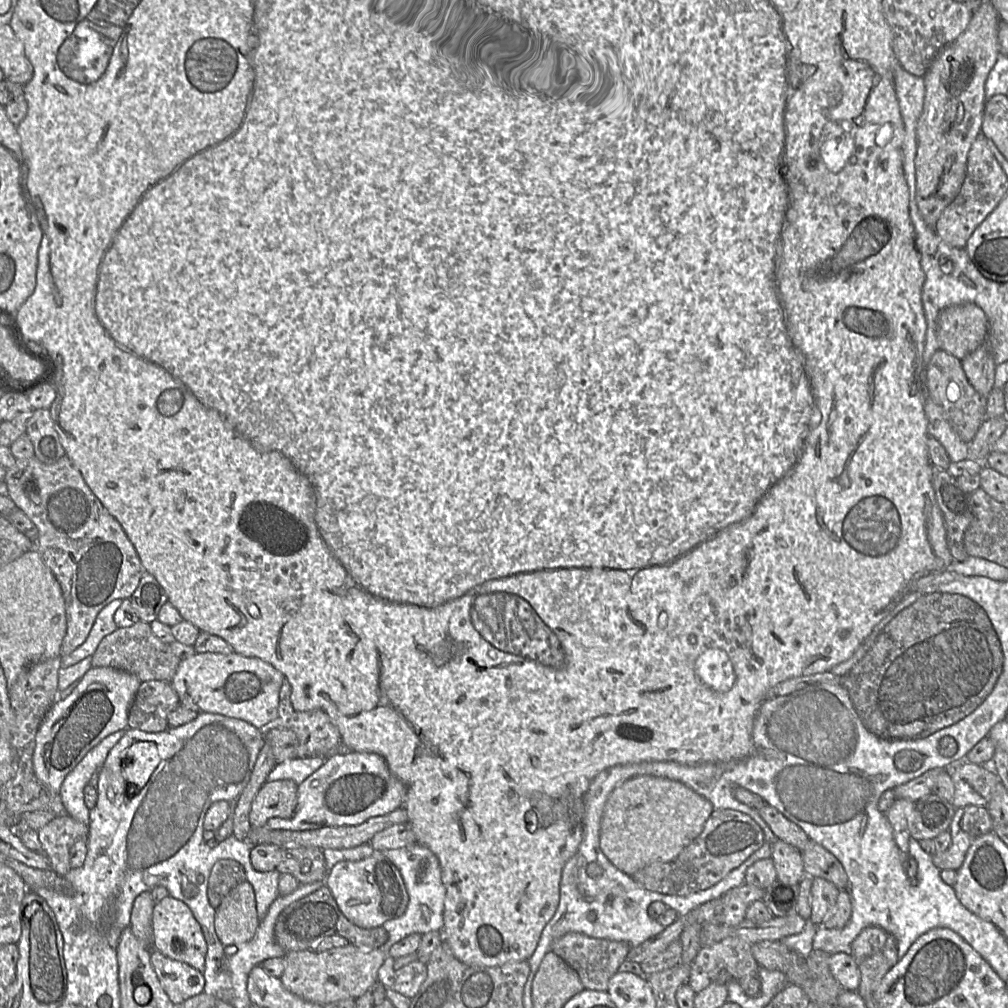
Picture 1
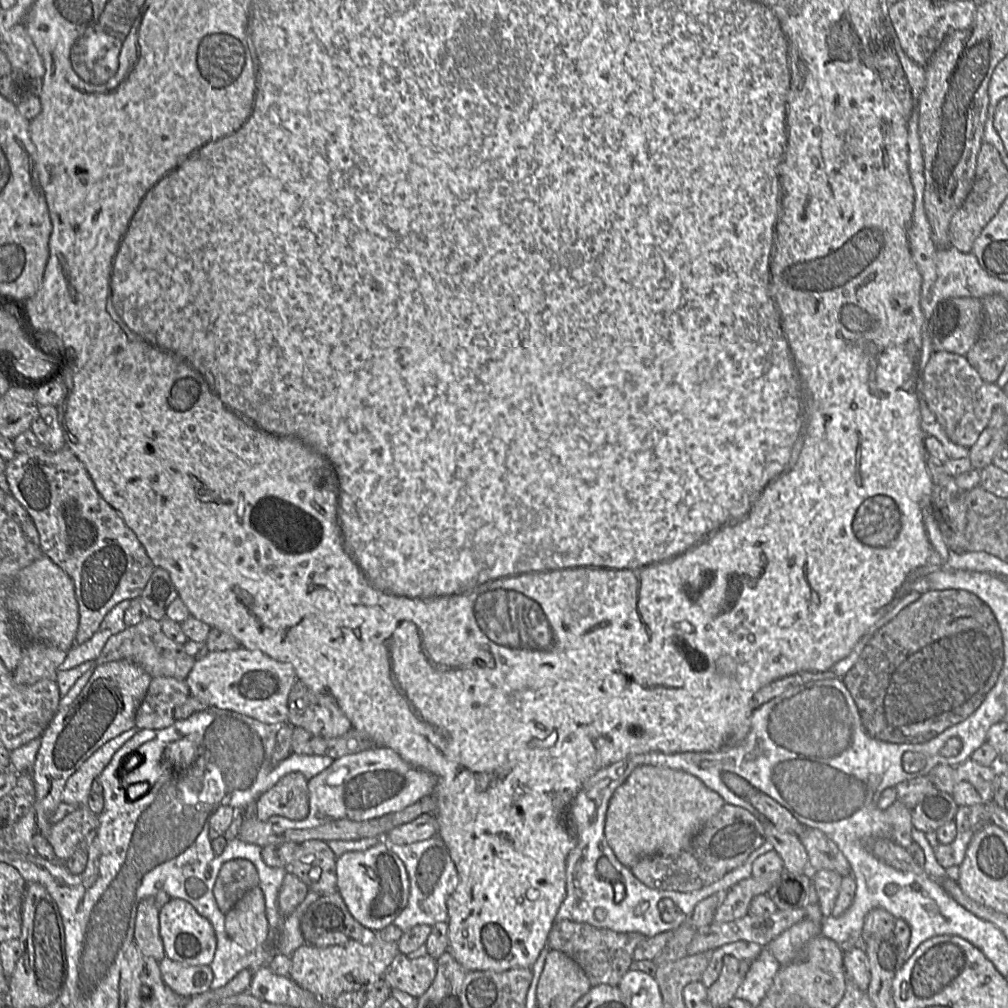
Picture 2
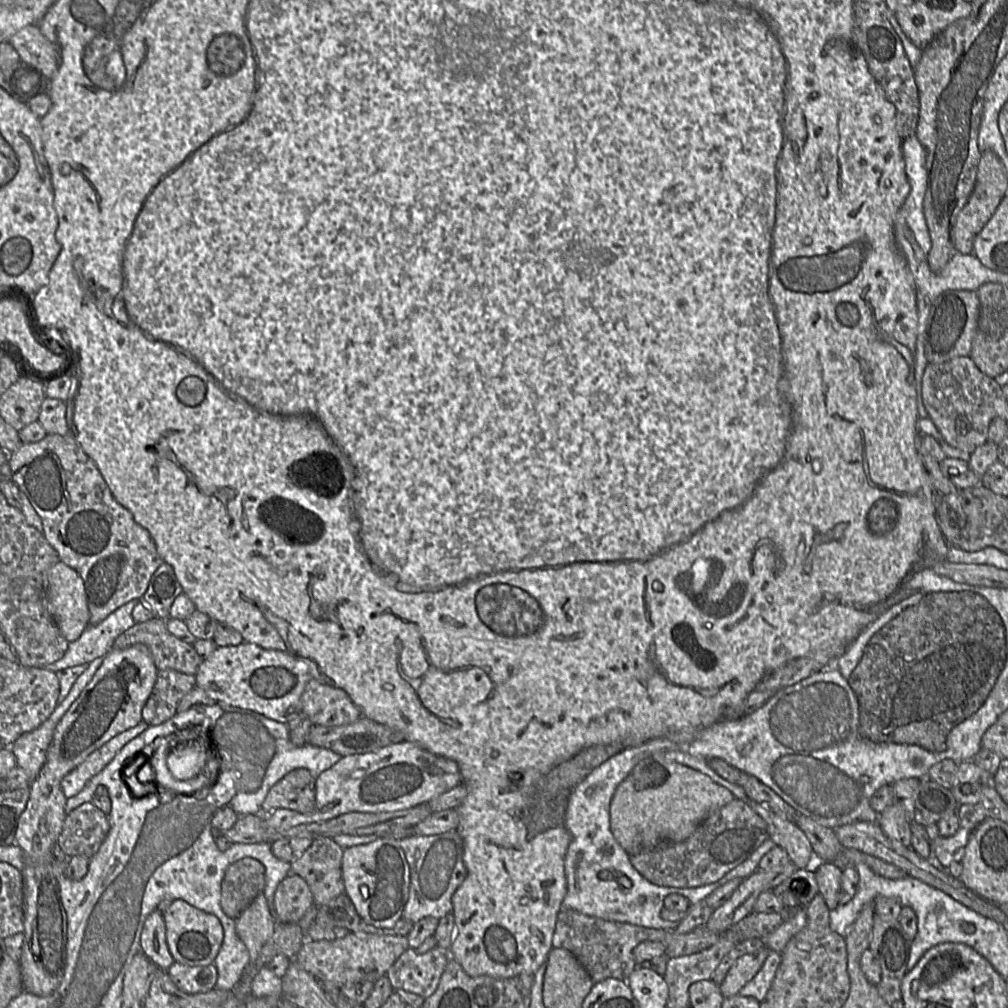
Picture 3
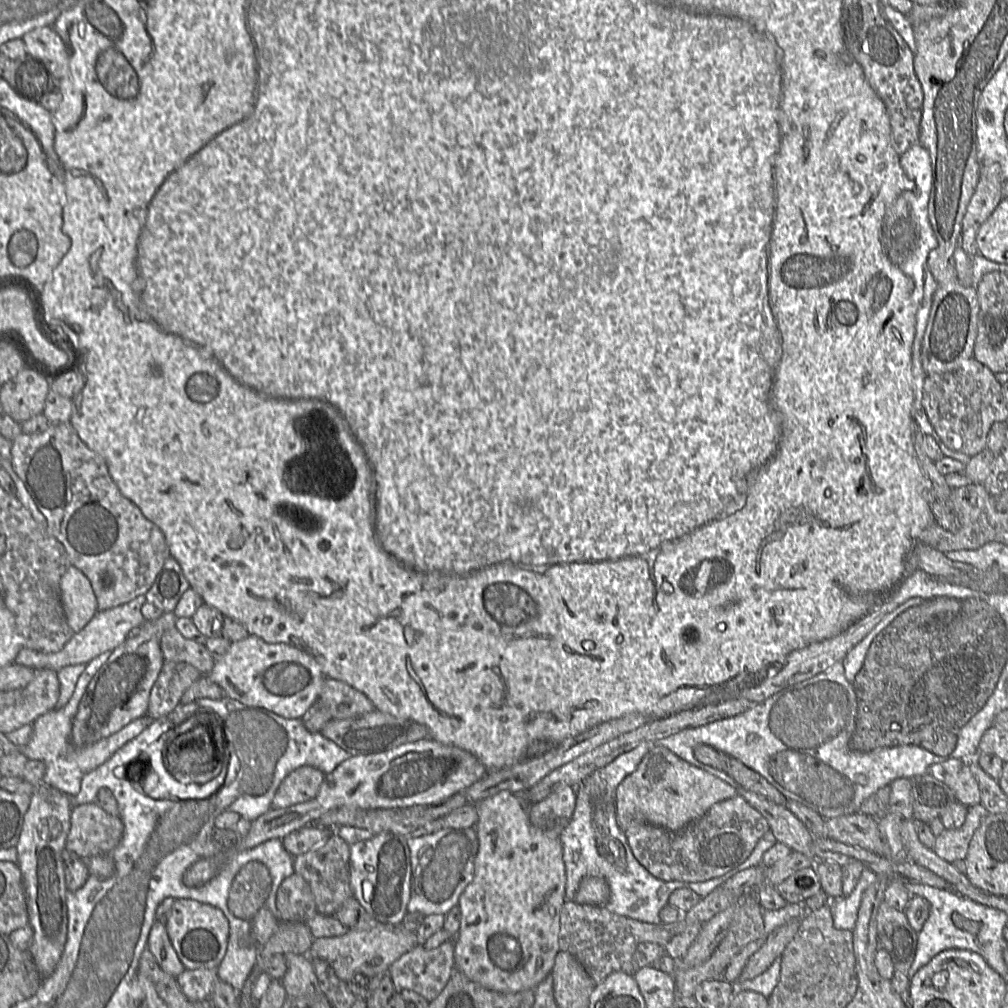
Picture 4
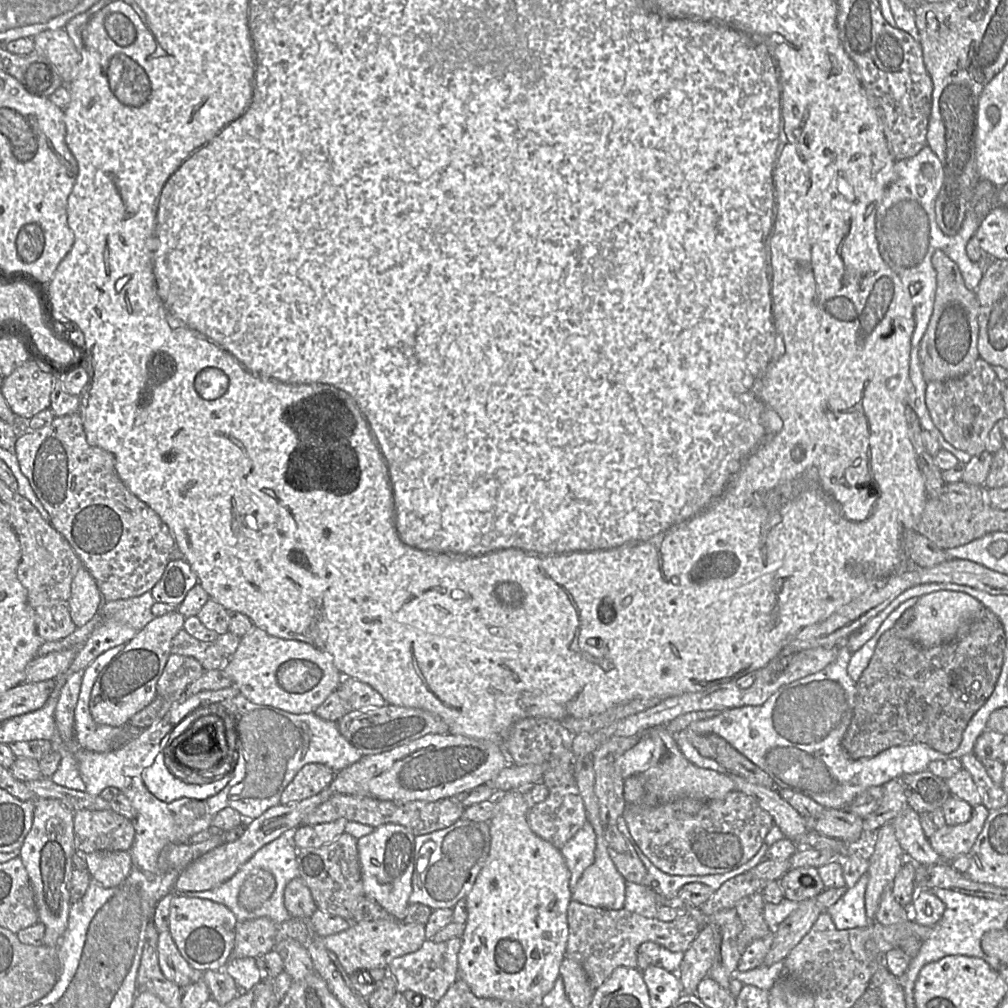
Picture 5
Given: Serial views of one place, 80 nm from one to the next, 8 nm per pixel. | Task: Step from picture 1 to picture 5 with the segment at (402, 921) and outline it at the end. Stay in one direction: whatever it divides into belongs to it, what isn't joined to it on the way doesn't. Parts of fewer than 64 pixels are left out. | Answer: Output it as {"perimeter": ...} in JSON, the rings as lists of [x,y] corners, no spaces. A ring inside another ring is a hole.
{"perimeter":[[[464,818],[444,829],[416,836],[409,904],[420,903],[433,910],[453,908],[471,891],[489,856],[490,844],[489,822],[475,822]]]}

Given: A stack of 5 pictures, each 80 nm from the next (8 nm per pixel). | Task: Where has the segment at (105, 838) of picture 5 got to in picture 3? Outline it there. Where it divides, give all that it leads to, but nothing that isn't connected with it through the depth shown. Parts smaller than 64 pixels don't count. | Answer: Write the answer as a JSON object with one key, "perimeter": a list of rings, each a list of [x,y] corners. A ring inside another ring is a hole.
{"perimeter":[[[87,802],[67,814],[56,844],[70,857],[83,855],[91,858],[109,830],[108,815]]]}

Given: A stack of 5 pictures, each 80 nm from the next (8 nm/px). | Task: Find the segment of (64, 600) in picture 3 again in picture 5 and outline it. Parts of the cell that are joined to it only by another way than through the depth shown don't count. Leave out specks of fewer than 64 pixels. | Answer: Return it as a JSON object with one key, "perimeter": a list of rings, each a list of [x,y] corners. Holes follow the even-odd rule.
{"perimeter":[[[81,567],[71,584],[69,610],[77,628],[87,624],[100,611],[102,595],[94,578]]]}

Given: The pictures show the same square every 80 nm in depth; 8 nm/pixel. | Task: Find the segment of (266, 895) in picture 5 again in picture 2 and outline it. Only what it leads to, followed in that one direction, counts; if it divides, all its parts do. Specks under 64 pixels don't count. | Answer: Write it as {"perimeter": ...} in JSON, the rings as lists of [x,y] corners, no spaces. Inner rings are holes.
{"perimeter":[[[247,859],[229,860],[221,866],[213,887],[216,904],[226,914],[248,890],[257,886],[259,875],[252,862]]]}

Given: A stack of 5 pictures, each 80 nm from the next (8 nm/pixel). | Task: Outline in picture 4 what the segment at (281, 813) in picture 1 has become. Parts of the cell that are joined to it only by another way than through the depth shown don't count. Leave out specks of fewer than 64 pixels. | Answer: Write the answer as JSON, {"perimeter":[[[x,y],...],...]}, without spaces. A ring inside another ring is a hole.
{"perimeter":[[[301,766],[289,773],[280,783],[271,809],[287,808],[313,799],[320,789],[325,774],[311,766]]]}

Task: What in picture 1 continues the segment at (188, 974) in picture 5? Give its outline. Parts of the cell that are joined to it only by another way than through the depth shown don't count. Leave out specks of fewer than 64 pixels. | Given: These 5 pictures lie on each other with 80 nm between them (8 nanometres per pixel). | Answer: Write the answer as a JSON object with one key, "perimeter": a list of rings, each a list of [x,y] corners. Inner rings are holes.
{"perimeter":[[[149,891],[140,893],[134,900],[130,927],[139,942],[152,949],[153,947],[153,908],[155,906]]]}

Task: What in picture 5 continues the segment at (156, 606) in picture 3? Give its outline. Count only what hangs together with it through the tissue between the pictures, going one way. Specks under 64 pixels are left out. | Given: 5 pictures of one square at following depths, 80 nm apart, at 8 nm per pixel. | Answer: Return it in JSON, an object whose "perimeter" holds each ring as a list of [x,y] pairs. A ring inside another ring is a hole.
{"perimeter":[[[170,560],[162,577],[151,589],[151,594],[156,603],[178,607],[188,591],[197,583],[197,575],[185,560]]]}

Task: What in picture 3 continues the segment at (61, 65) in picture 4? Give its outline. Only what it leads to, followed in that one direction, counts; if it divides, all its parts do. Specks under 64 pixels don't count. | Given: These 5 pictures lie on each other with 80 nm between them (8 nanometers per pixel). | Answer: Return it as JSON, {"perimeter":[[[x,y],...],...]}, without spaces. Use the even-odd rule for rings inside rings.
{"perimeter":[[[28,25],[9,40],[21,62],[51,79],[57,71],[59,55],[56,47],[41,33],[37,25]]]}

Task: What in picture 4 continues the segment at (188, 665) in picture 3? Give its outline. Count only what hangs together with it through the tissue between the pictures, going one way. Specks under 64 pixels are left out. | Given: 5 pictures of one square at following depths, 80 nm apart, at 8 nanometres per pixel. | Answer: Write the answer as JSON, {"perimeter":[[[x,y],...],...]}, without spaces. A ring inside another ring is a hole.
{"perimeter":[[[175,627],[164,631],[160,639],[160,648],[165,661],[187,663],[202,675],[207,675],[215,663],[214,656],[204,644],[184,638]]]}

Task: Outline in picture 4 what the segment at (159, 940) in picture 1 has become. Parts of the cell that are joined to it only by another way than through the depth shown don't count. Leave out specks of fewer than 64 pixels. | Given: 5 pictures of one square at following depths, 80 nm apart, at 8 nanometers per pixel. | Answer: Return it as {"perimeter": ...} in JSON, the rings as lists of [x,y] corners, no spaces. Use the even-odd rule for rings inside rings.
{"perimeter":[[[175,899],[166,928],[170,941],[186,969],[217,969],[225,956],[229,938],[229,922],[220,909],[192,899]]]}

